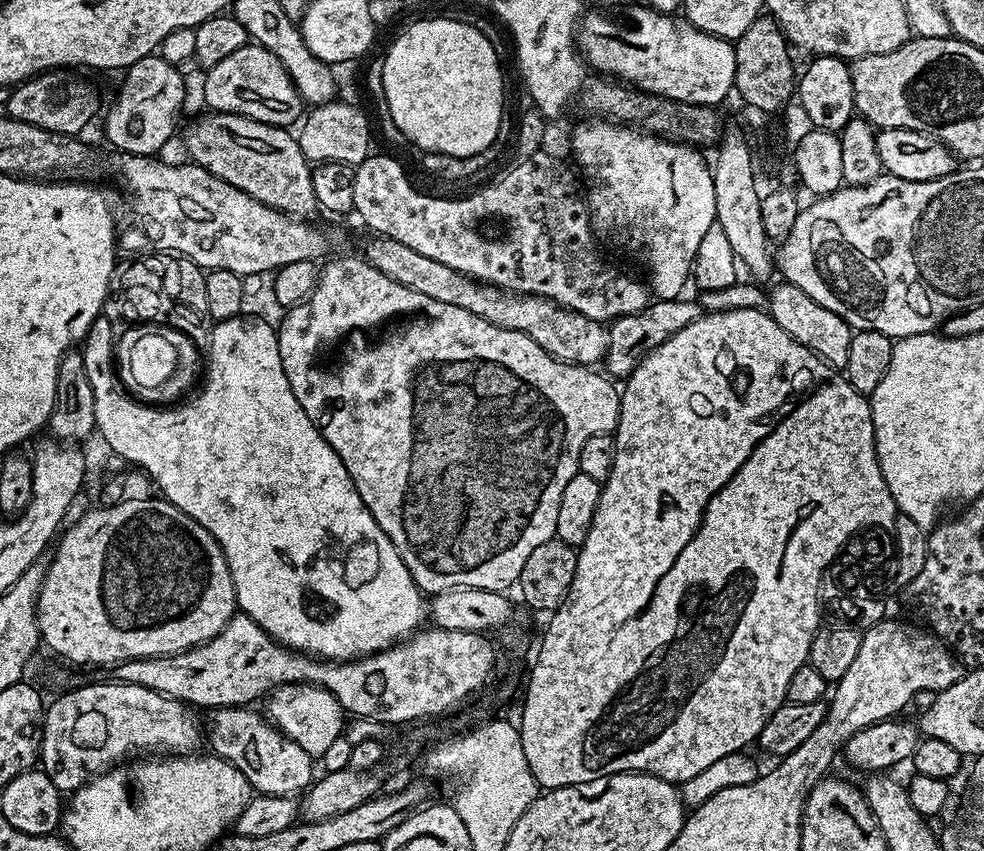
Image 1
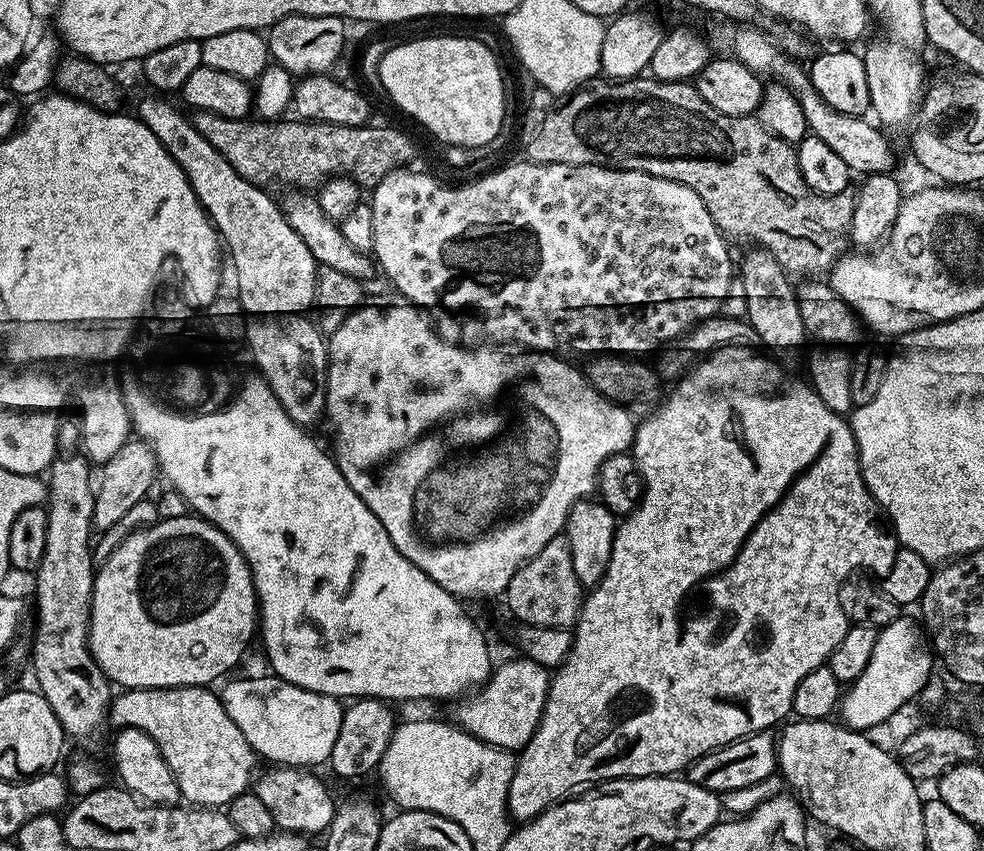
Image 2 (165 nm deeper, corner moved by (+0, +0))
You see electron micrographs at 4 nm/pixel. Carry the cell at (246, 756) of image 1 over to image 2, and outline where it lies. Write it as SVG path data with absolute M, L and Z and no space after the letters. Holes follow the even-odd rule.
M272 766L269 772L261 771L254 780L254 791L266 810L270 810L275 827L285 832L327 833L330 822L336 813L337 801L332 800L328 788L315 776L315 771L289 768L287 766Z

